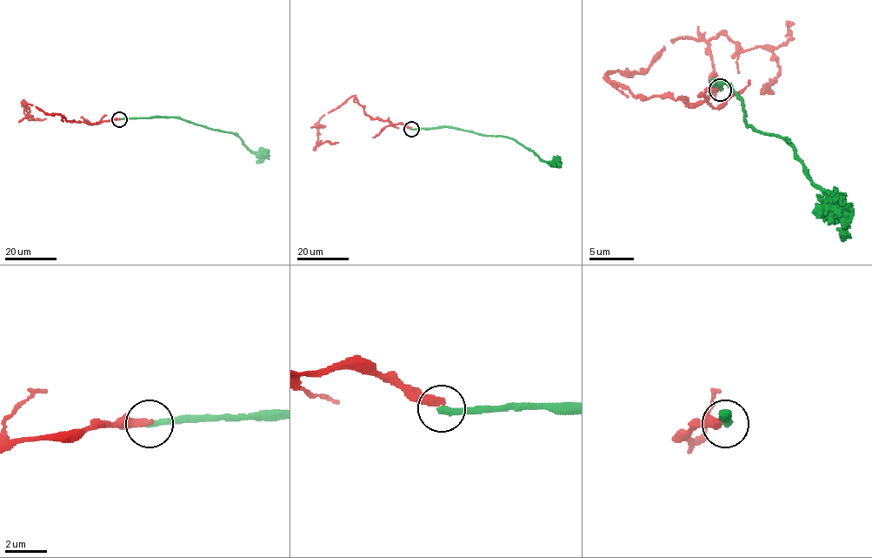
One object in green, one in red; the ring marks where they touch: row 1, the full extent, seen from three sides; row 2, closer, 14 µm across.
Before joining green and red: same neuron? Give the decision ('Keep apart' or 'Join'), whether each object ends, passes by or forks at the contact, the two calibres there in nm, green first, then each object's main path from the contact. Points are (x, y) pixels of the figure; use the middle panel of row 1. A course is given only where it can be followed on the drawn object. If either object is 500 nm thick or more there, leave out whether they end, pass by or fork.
Keep apart. At the ring green ends. At the ring red ends. Thickness 320 nm (green) against 420 nm. Course of green: (411, 129), (451, 127), (484, 135), (510, 137), (542, 160), (561, 165). Course of red: (411, 128), (371, 118), (354, 96), (350, 96), (324, 114), (316, 126), (316, 145), (327, 142), (338, 143)

